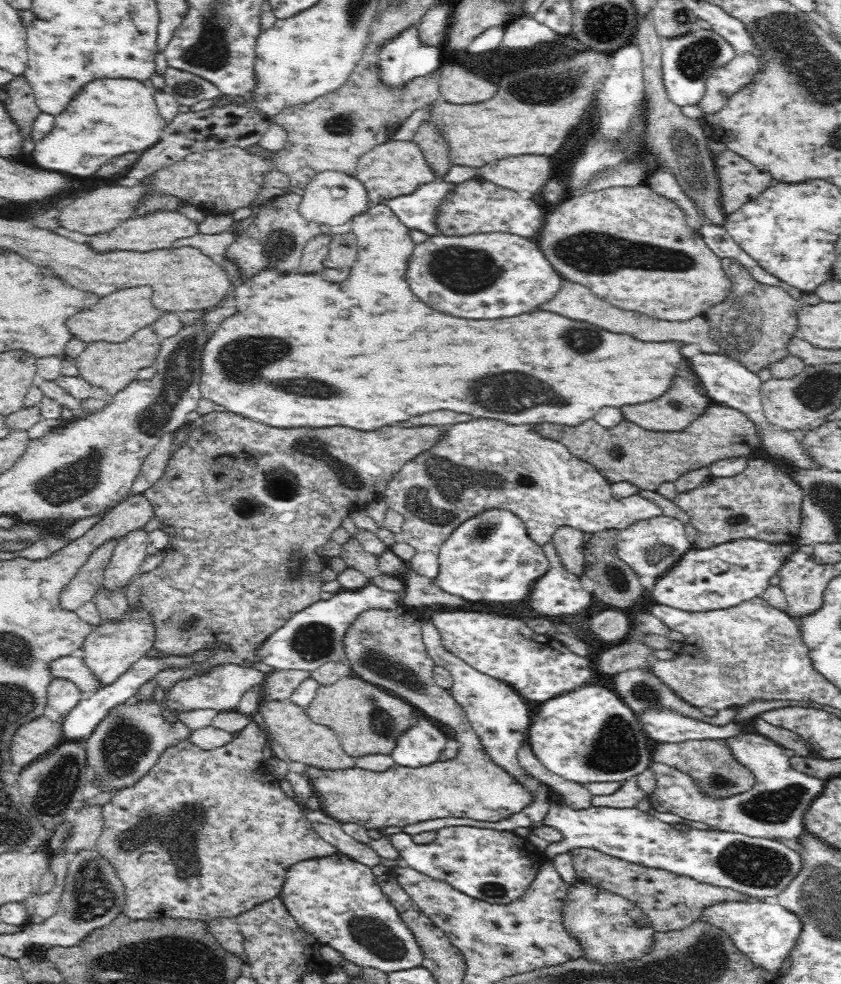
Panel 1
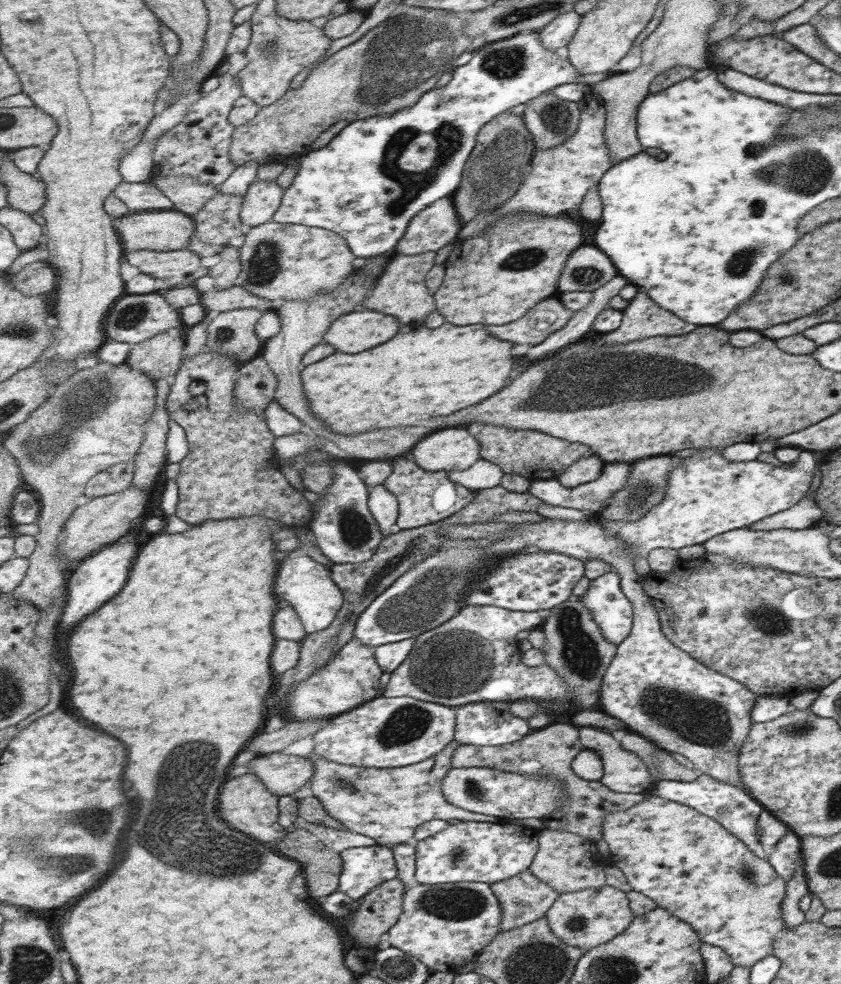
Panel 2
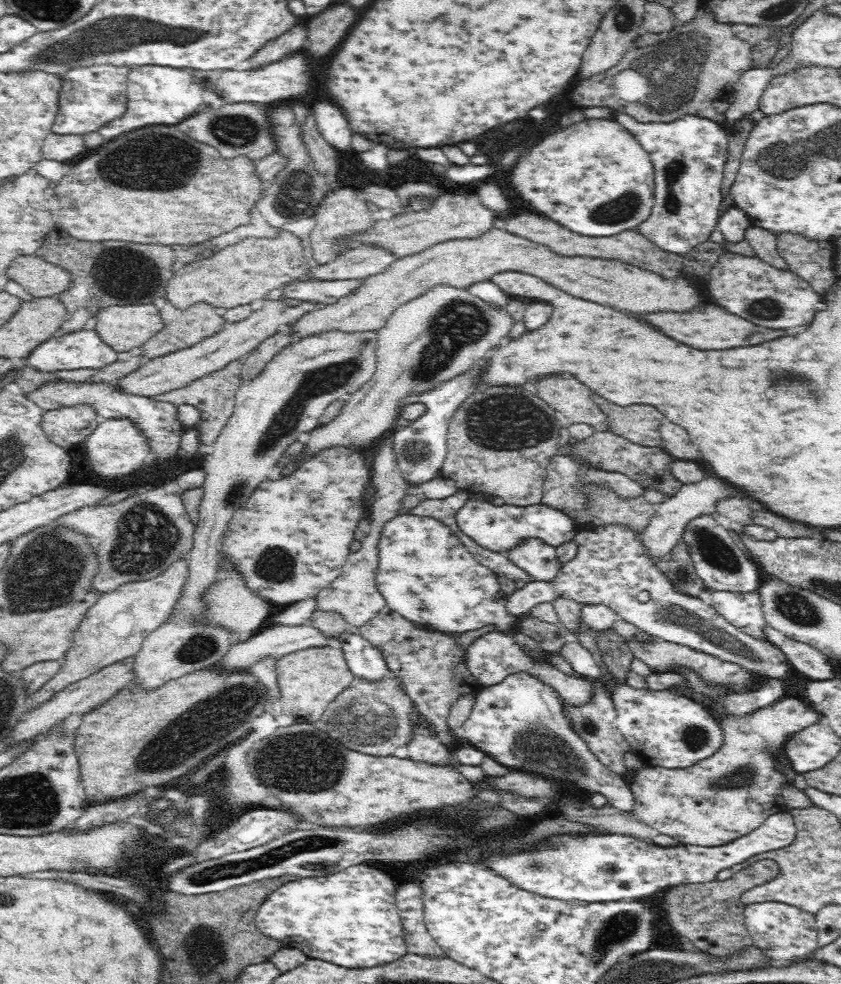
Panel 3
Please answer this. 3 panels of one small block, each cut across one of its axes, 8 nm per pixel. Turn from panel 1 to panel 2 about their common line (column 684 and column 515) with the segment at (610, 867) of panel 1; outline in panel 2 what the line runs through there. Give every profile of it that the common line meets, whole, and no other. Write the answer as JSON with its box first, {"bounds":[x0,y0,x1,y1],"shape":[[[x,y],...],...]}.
{"bounds":[490,872,560,931],"shape":[[[531,872],[490,884],[504,914],[501,930],[507,931],[545,916],[560,896]]]}

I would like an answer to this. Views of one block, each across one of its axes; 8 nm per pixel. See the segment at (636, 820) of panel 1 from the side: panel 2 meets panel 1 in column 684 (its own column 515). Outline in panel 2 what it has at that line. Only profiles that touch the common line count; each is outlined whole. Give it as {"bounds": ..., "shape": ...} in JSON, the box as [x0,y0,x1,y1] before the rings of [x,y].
{"bounds":[414,822,539,884],"shape":[[[458,822],[442,832],[414,842],[419,884],[486,882],[492,884],[528,872],[539,847],[539,829],[502,822]]]}

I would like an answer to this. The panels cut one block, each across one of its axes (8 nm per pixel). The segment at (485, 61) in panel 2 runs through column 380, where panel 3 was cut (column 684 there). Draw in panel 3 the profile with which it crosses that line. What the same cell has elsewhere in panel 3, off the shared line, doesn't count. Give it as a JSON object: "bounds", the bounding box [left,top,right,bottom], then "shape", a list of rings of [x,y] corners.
{"bounds":[614,113,728,256],"shape":[[[618,113],[614,122],[630,133],[638,144],[646,150],[654,167],[654,207],[650,216],[637,226],[638,232],[651,244],[658,245],[663,252],[682,256],[695,246],[709,240],[710,233],[717,226],[720,218],[720,206],[723,200],[723,180],[728,151],[728,137],[719,121],[696,115],[684,115],[672,122],[638,122],[626,113]]]}

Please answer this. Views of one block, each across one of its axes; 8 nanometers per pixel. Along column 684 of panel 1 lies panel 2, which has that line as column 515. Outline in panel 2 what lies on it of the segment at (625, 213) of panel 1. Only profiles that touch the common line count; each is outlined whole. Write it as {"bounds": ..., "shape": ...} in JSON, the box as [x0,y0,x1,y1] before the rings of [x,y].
{"bounds":[434,213,584,326],"shape":[[[564,213],[556,216],[545,214],[513,214],[502,221],[490,225],[484,235],[469,239],[457,239],[451,255],[445,262],[445,274],[442,284],[434,292],[438,302],[438,312],[452,324],[484,324],[500,326],[518,321],[533,306],[548,297],[557,296],[560,276],[564,272],[570,256],[584,244],[582,228],[578,222],[566,218]]]}

